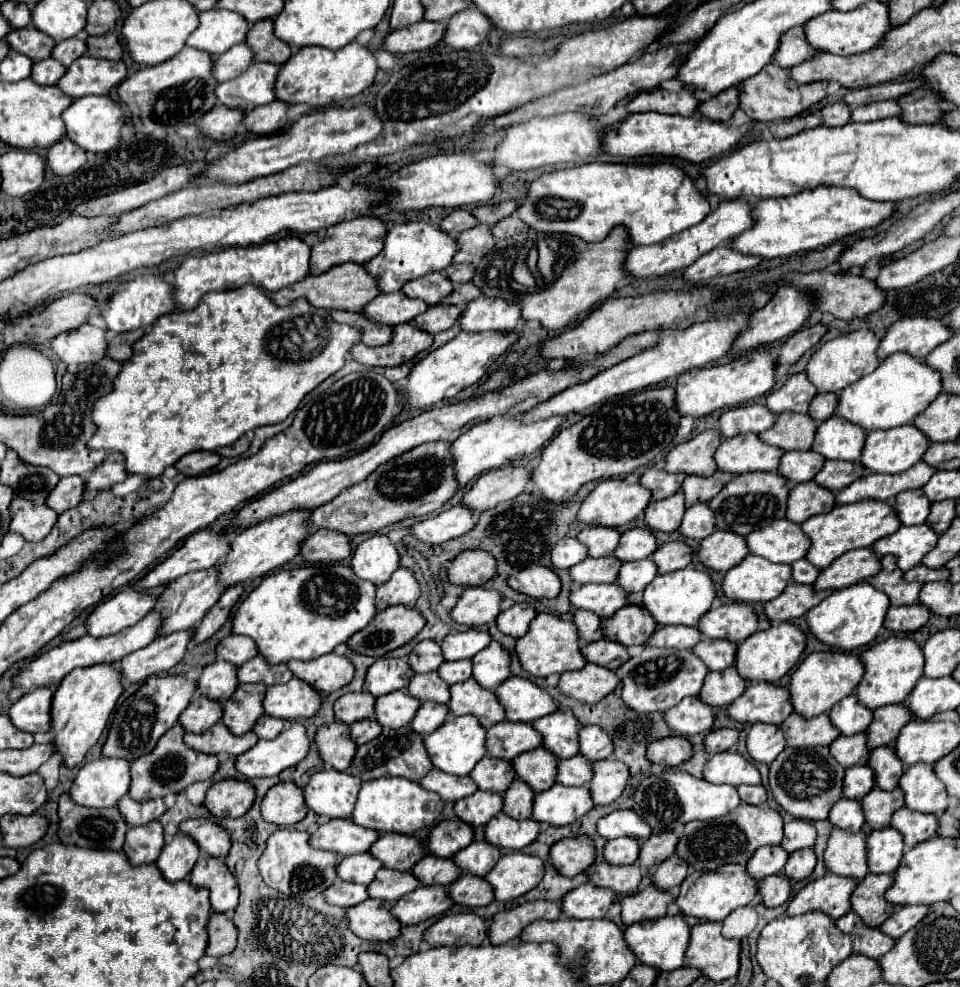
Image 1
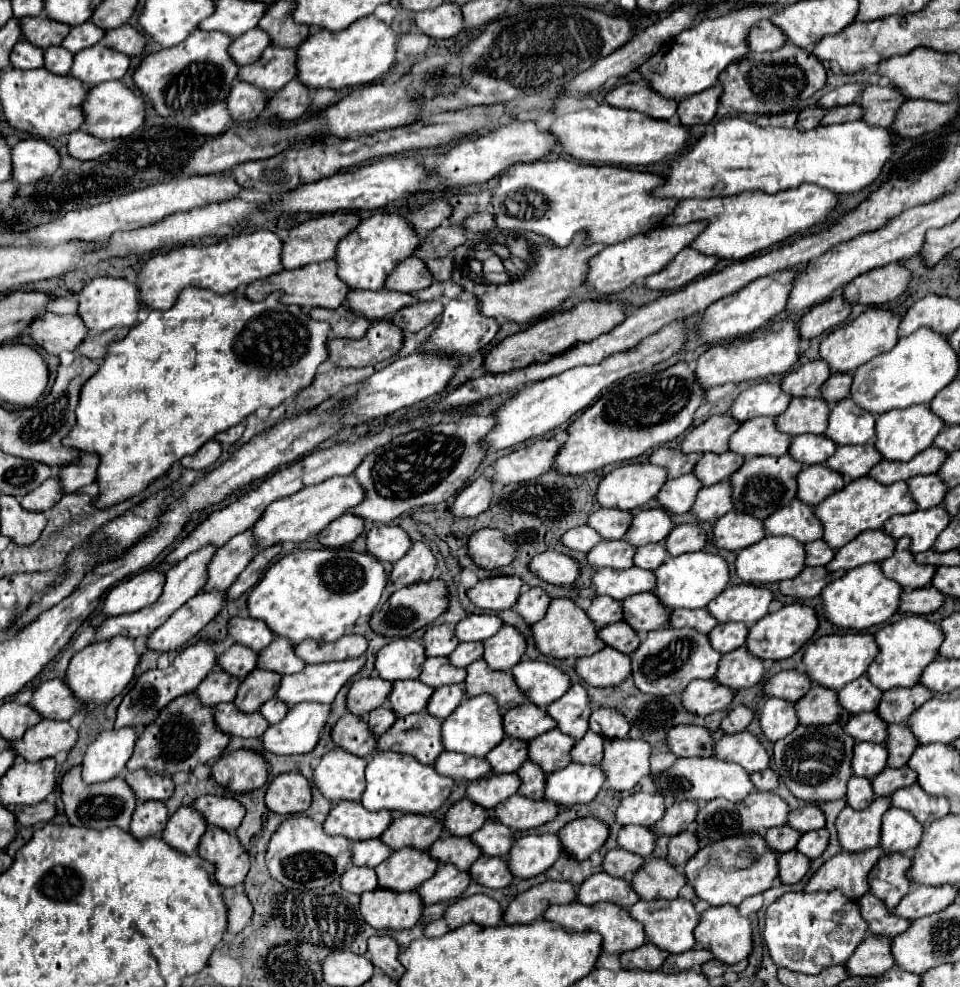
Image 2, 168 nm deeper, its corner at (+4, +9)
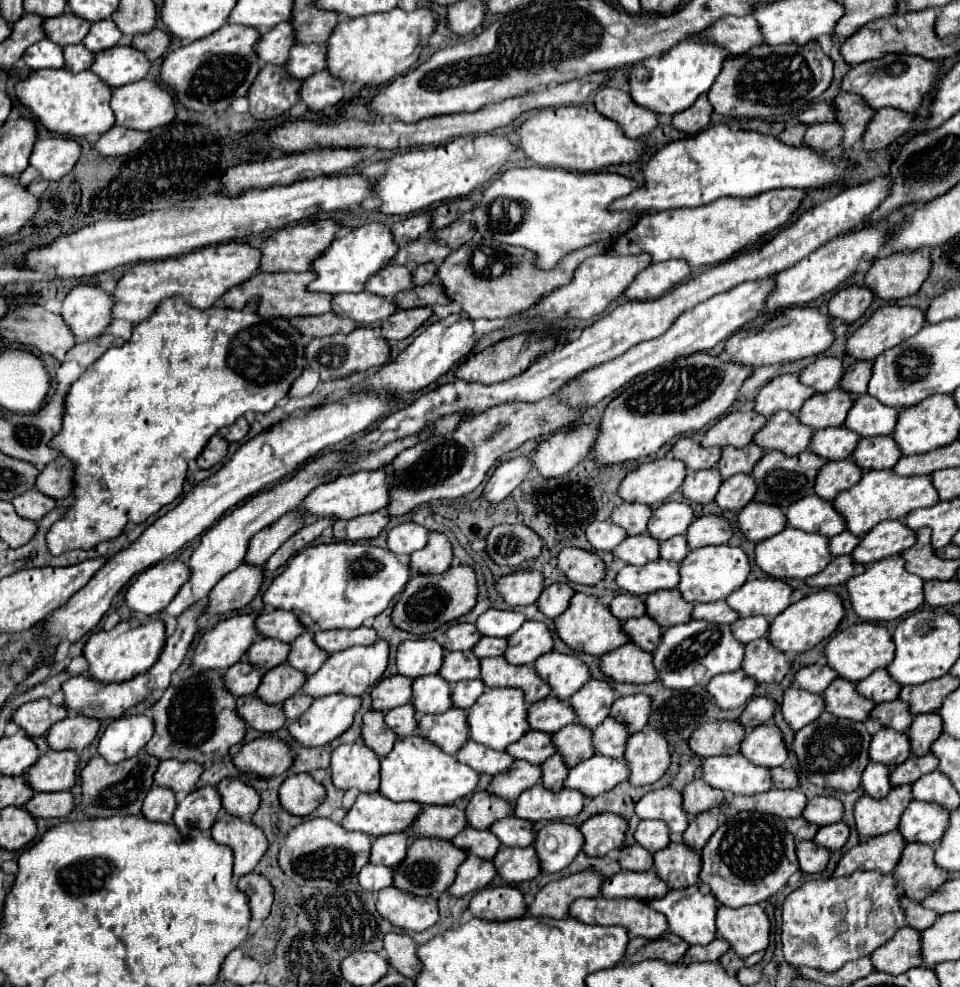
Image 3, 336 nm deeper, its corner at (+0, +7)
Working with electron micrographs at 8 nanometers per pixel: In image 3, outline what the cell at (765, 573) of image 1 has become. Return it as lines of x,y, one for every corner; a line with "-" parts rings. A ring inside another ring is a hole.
786,527
774,537
768,537
756,545
756,563
758,567
774,579
808,579
820,573
834,555
828,549
828,537
822,533
806,533
794,527

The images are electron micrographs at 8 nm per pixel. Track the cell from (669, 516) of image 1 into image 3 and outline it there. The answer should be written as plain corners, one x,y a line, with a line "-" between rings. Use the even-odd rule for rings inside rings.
710,467
710,469
702,469
702,471
688,471
686,481
682,485
682,493
686,499
704,505
704,503
714,501
722,481
724,479
722,479
718,467

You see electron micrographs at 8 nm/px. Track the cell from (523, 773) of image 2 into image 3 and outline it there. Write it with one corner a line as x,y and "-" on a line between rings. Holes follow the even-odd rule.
558,753
542,763
542,783
548,789
552,789
552,791
562,789
566,777
568,777
568,765
564,763
564,759

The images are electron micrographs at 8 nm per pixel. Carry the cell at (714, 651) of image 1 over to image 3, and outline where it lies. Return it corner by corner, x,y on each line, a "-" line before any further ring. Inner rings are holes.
764,615
744,617
744,619
738,619
736,623
732,623
732,633
742,643
750,643
754,639
764,637
768,633
768,629
770,629
770,623
768,623
768,617
764,617

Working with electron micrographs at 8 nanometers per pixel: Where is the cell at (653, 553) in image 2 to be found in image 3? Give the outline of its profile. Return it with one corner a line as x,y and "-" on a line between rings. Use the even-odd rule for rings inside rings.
676,535
676,537
670,537
670,539
662,541
660,557
668,559
668,561
682,561
688,555
688,551
690,549
688,549
688,543
686,543
686,537

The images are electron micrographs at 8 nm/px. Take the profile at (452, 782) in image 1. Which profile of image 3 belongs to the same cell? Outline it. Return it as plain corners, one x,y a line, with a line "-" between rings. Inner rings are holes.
468,741
456,755
460,761
466,761
466,765
478,769
480,773
498,775
504,769
508,769
514,761
514,757
508,751
494,751
486,745
480,745
476,741

